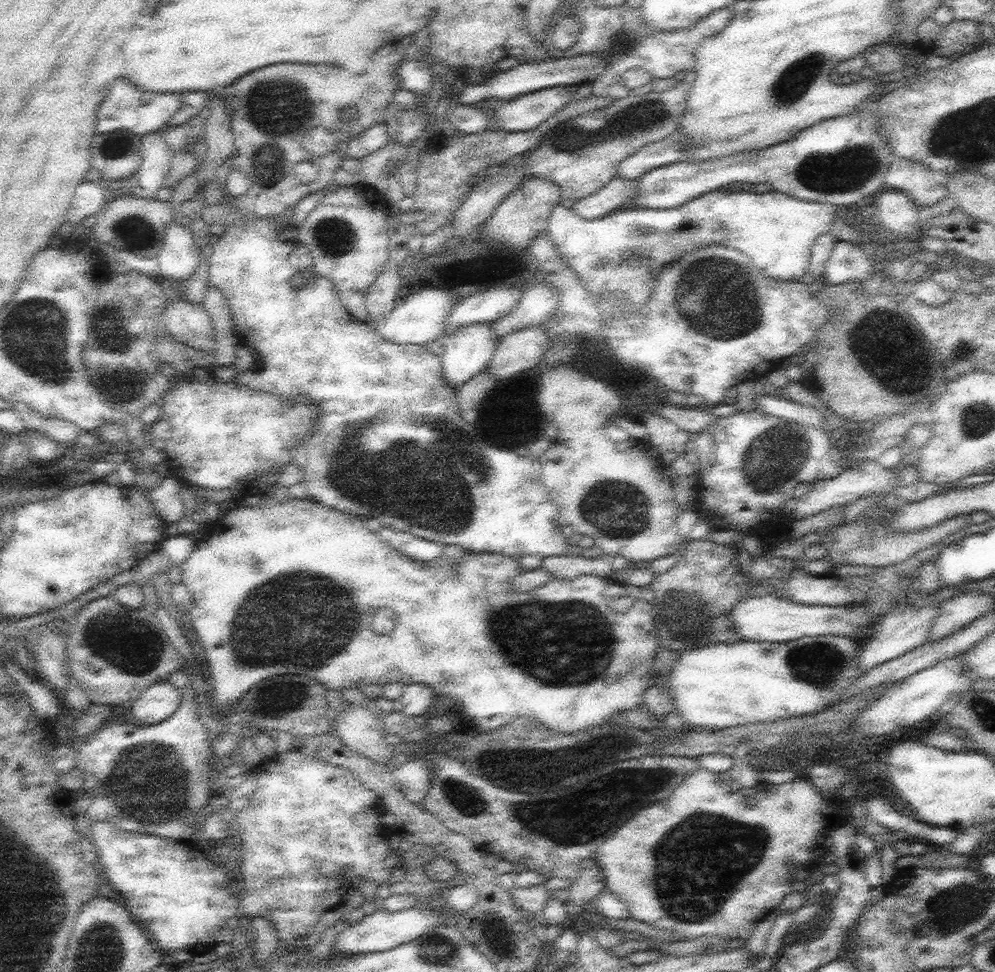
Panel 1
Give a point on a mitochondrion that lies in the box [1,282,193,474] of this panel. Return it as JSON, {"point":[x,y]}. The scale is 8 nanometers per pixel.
{"point":[36,337]}

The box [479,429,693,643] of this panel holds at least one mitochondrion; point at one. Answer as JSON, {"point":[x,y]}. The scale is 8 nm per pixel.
{"point":[617,509]}

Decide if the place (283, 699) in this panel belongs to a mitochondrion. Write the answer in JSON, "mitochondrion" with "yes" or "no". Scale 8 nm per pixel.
{"mitochondrion":"yes"}

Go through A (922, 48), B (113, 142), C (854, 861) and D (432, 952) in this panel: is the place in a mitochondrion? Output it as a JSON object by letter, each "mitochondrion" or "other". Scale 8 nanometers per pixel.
{"A":"other","B":"mitochondrion","C":"other","D":"mitochondrion"}

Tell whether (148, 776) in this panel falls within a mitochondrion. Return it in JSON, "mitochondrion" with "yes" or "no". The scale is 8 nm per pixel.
{"mitochondrion":"yes"}

